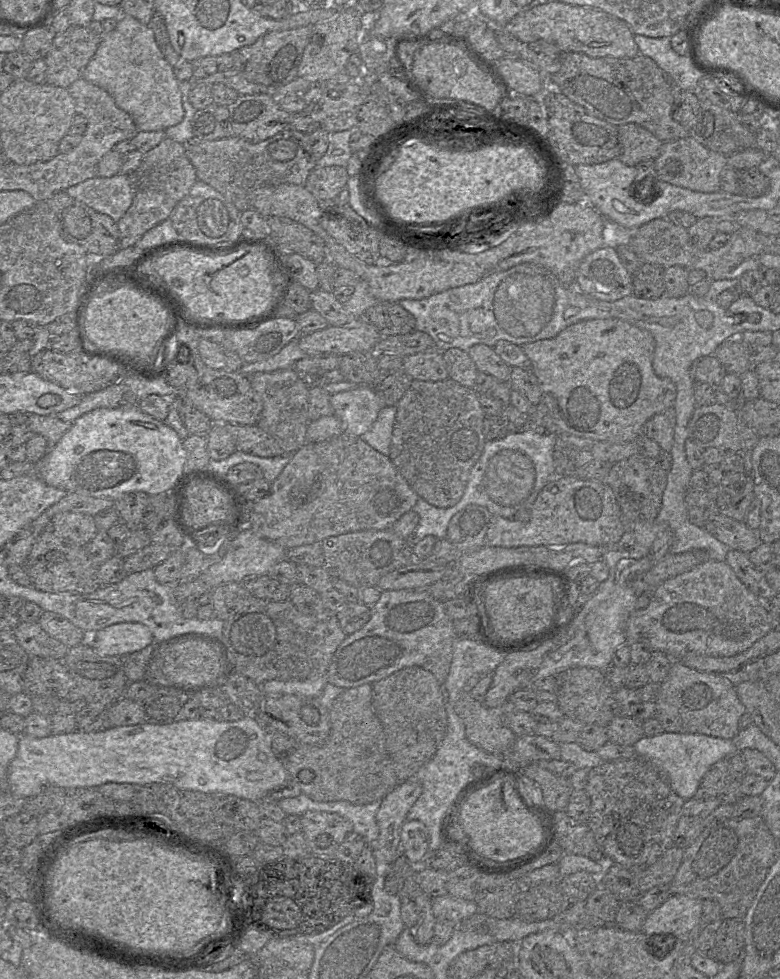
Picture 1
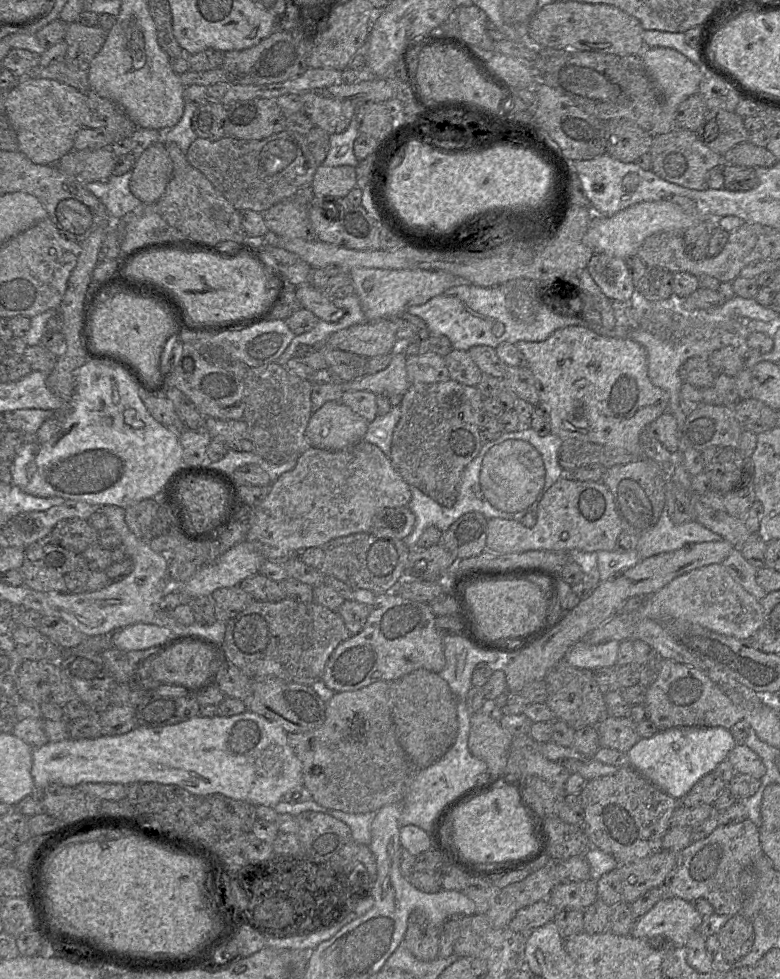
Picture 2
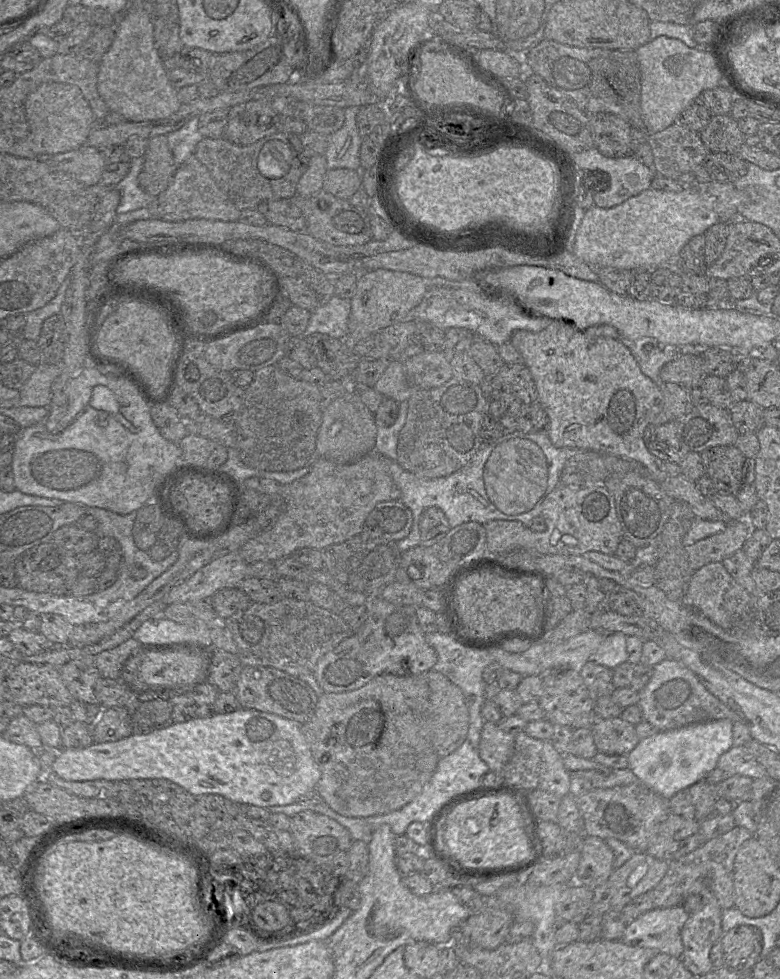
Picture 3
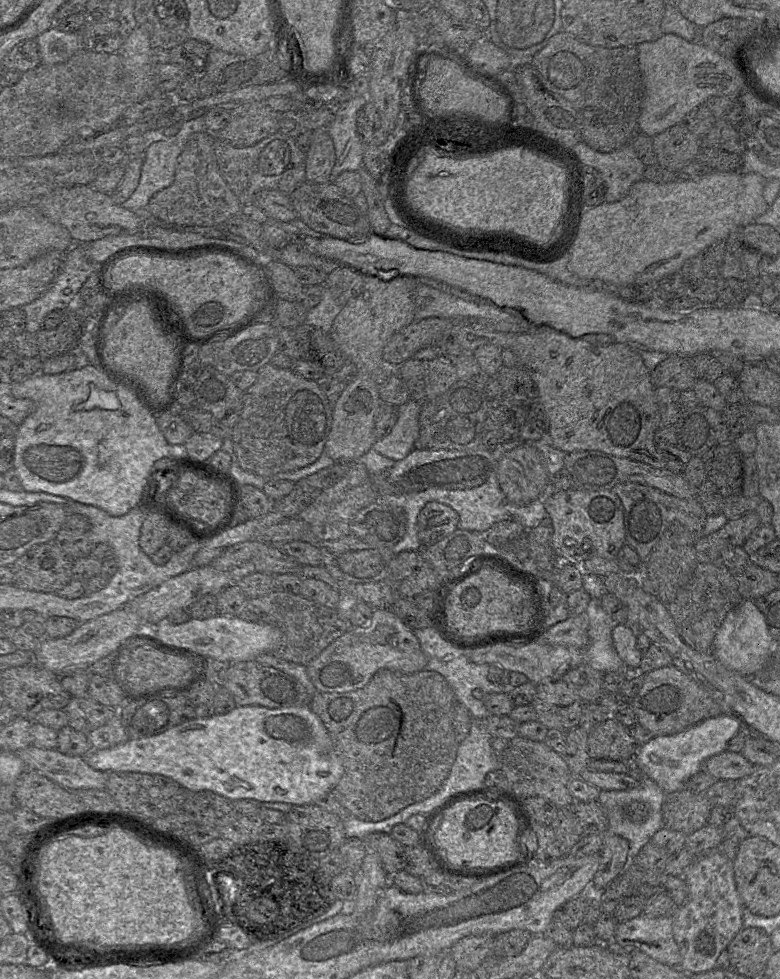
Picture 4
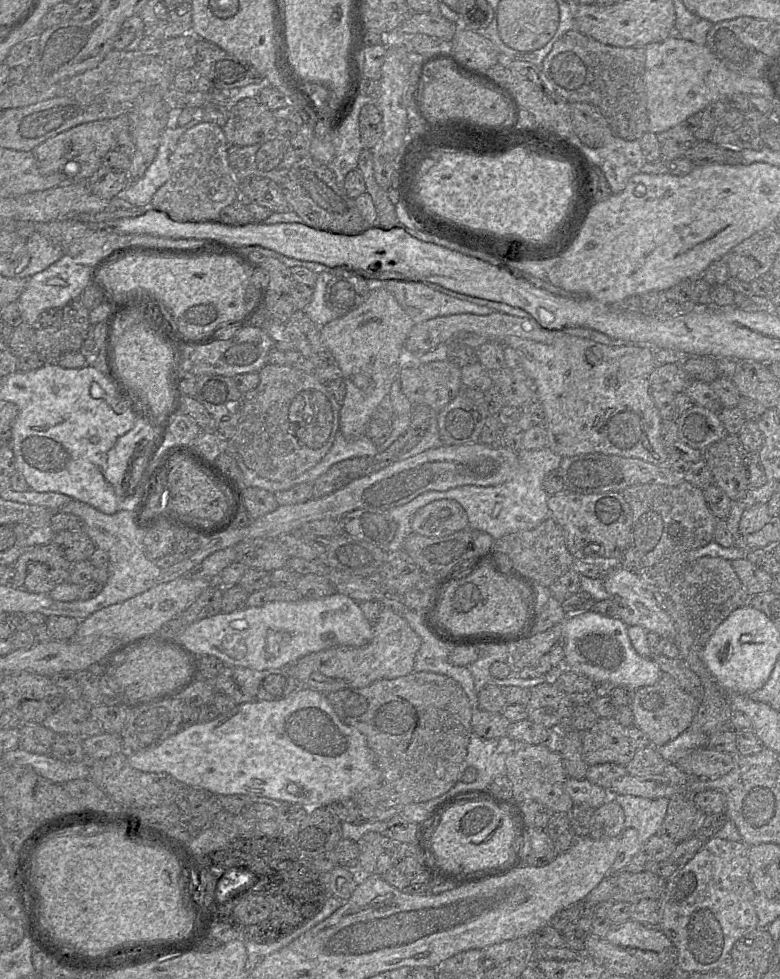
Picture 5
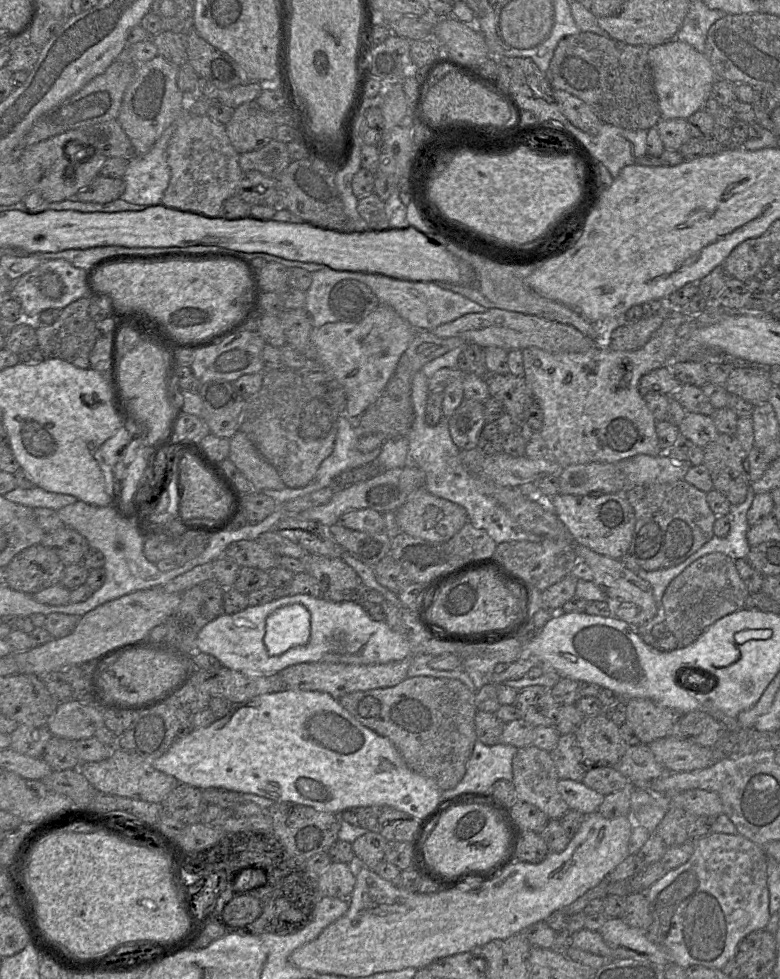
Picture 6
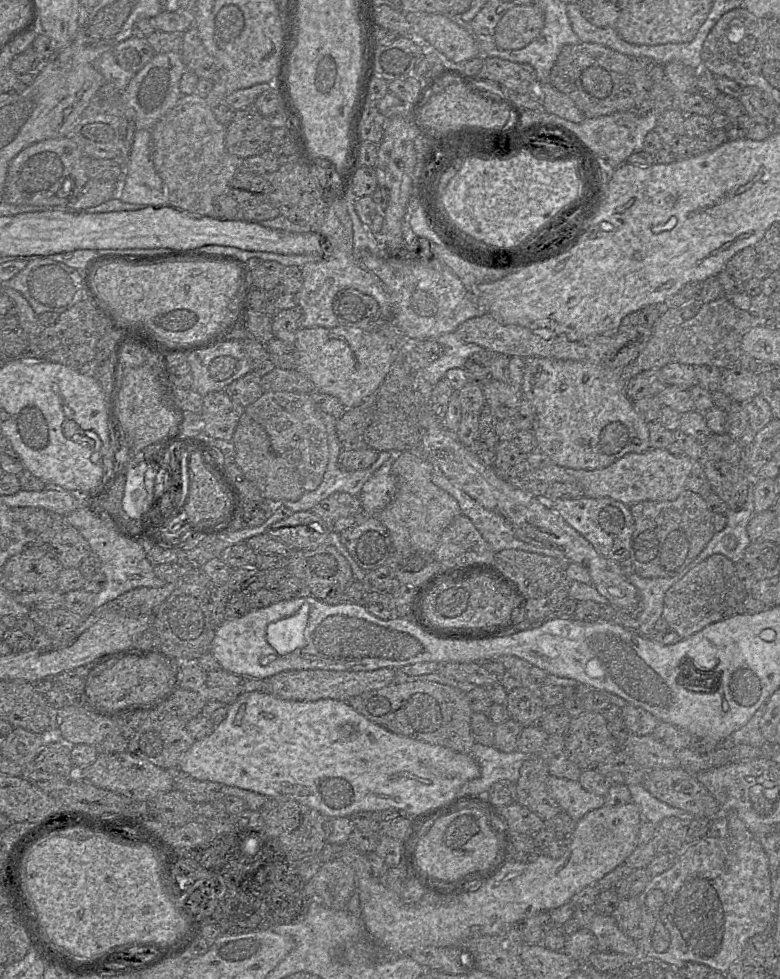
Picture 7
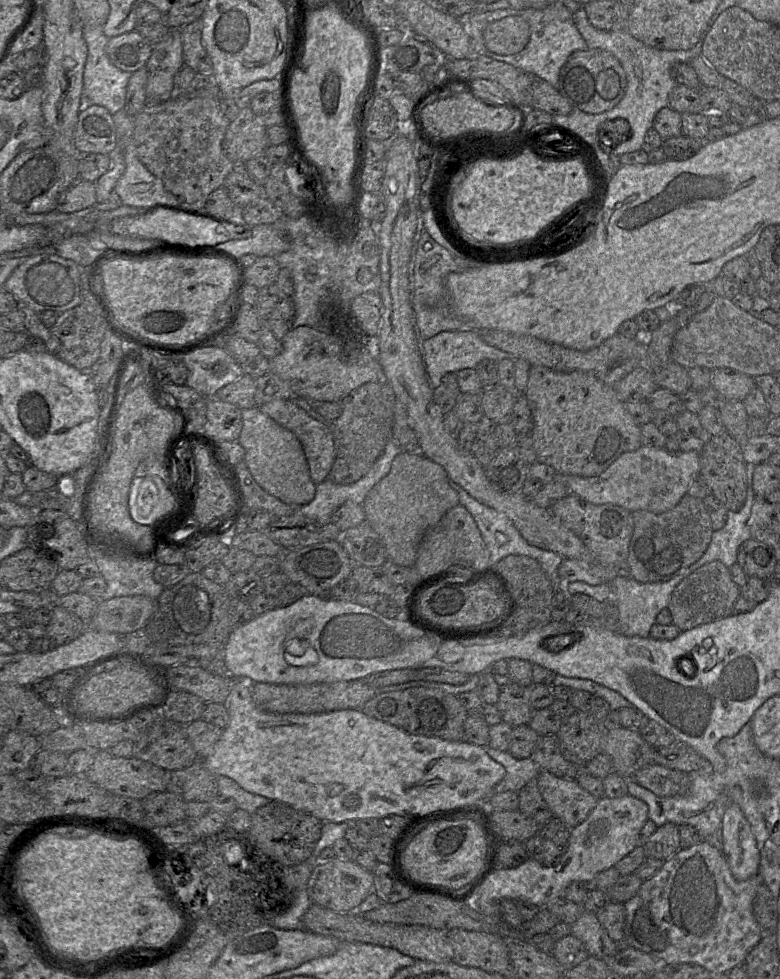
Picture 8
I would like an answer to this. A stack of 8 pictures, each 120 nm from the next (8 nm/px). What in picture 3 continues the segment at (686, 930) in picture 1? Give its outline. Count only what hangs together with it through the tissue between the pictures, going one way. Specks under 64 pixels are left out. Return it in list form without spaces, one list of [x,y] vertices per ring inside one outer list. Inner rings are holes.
[[[682,905],[652,908],[627,923],[621,941],[681,959],[684,951],[681,931],[689,916]]]

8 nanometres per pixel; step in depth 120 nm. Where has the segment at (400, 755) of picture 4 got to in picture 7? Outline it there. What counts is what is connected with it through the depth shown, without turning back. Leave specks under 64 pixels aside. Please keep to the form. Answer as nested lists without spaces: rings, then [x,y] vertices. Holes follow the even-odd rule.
[[[412,681],[364,692],[347,700],[358,713],[389,731],[443,746],[462,754],[472,754],[475,744],[471,733],[472,710],[466,693],[433,681]]]

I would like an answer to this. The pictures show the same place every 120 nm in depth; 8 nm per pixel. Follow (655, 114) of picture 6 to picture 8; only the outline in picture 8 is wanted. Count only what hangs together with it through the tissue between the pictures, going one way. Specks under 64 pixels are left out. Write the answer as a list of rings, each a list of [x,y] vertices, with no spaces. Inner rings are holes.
[[[601,49],[573,52],[560,70],[557,90],[573,107],[588,114],[601,114],[613,109],[624,97],[627,78],[619,60]]]

